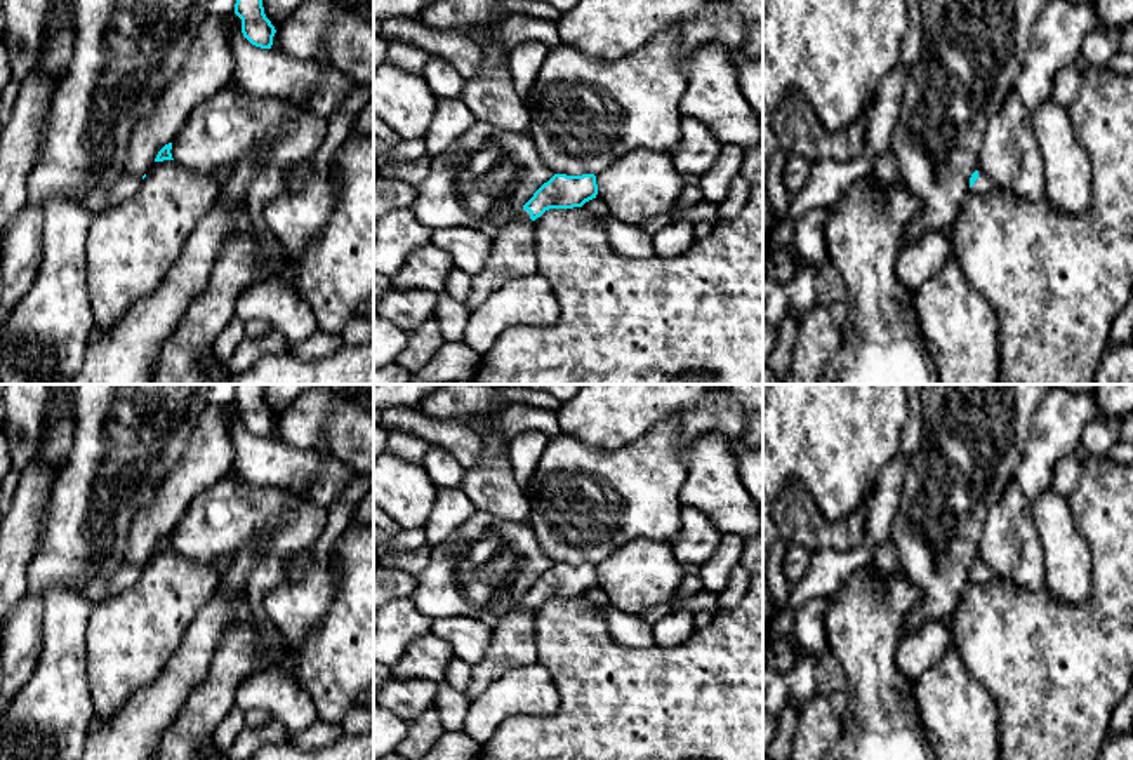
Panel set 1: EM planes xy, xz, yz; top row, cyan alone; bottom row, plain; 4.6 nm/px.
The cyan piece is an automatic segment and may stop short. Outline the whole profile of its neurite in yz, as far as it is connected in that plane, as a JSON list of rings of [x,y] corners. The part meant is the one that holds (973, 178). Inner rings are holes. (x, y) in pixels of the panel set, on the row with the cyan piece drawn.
[[[980,169],[975,170],[970,177],[970,191],[971,193],[991,193],[997,184]]]

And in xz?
[[[554,174],[523,205],[513,221],[535,221],[549,209],[573,209],[596,198],[598,184],[594,174],[566,176]]]

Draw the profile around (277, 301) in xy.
[[[287,275],[248,285],[236,299],[235,317],[243,323],[266,320],[288,346],[306,341],[320,329],[313,308]]]

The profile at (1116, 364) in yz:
[[[1133,341],[1121,346],[1105,344],[1093,384],[1133,384]]]

